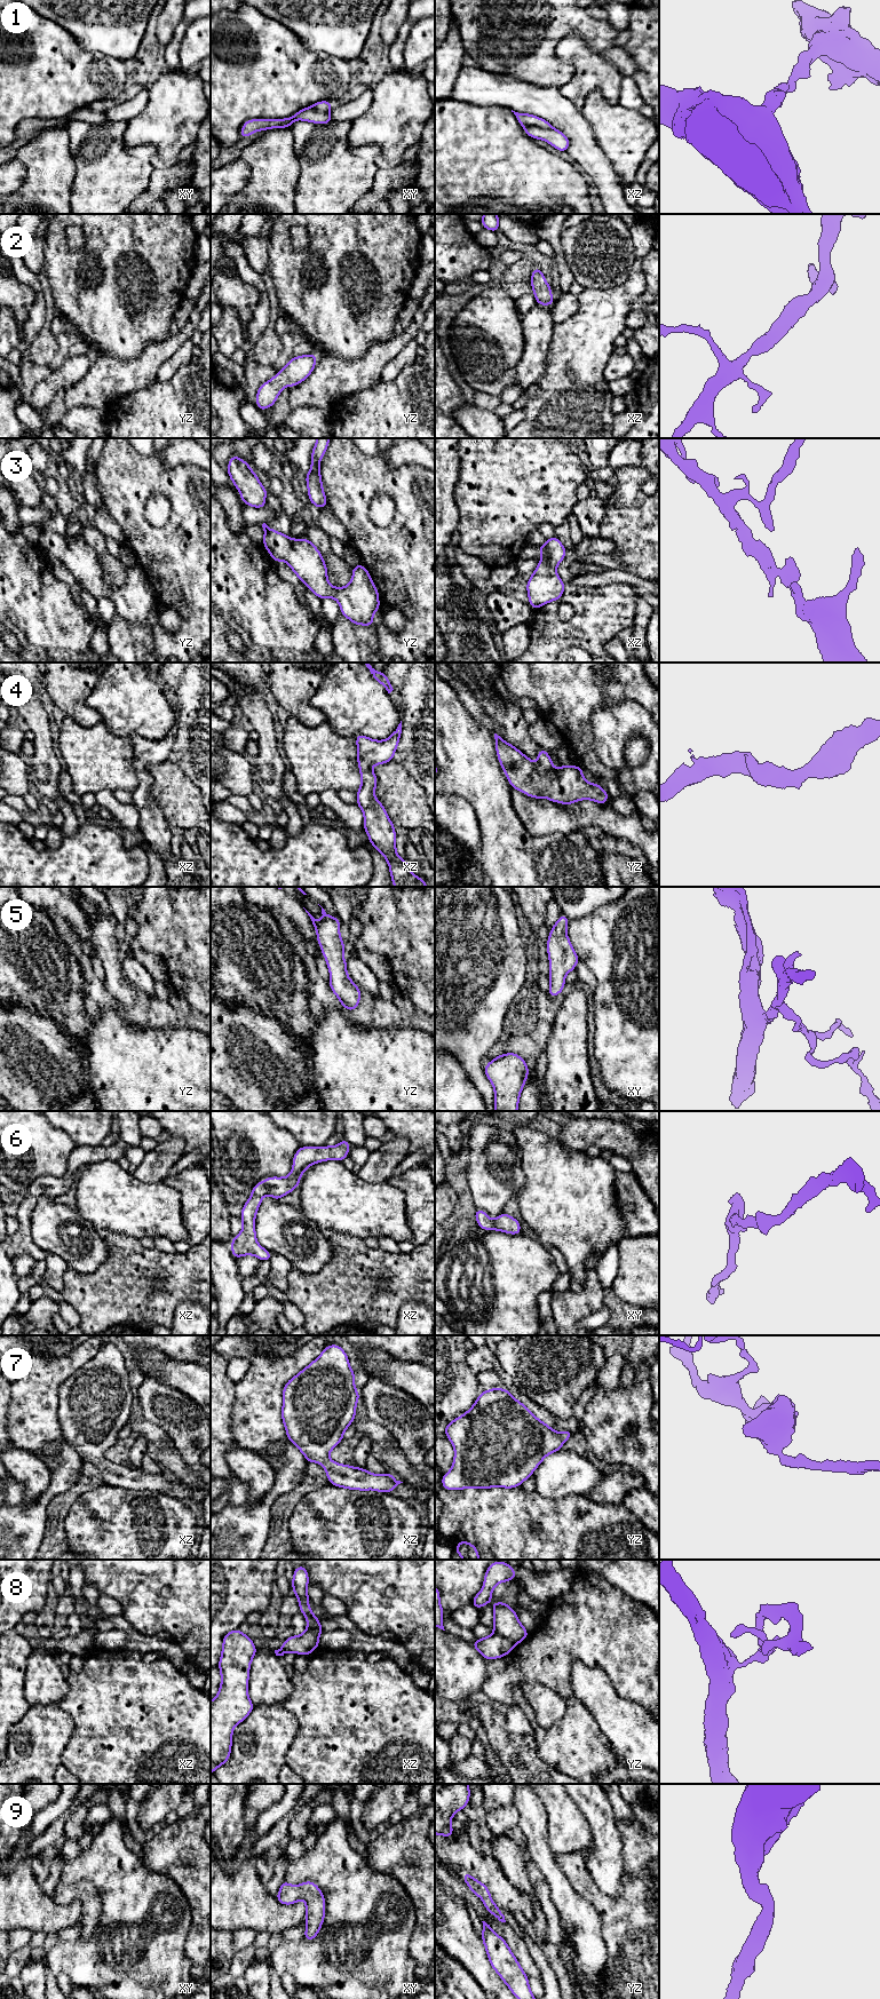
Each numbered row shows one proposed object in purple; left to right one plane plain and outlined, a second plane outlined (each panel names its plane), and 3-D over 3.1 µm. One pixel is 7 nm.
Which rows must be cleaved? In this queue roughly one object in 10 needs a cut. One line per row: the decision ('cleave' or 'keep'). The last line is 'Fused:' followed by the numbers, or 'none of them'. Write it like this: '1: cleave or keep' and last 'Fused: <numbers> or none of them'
1: cleave
2: keep
3: keep
4: keep
5: keep
6: keep
7: keep
8: cleave
9: keep
Fused: 1, 8

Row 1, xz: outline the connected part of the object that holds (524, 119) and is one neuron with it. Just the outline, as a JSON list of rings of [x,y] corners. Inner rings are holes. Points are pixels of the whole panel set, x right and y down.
[[[513,110],[512,112],[516,116],[518,124],[524,127],[537,126],[541,128],[553,128],[553,126],[542,118],[529,113],[518,113]]]

